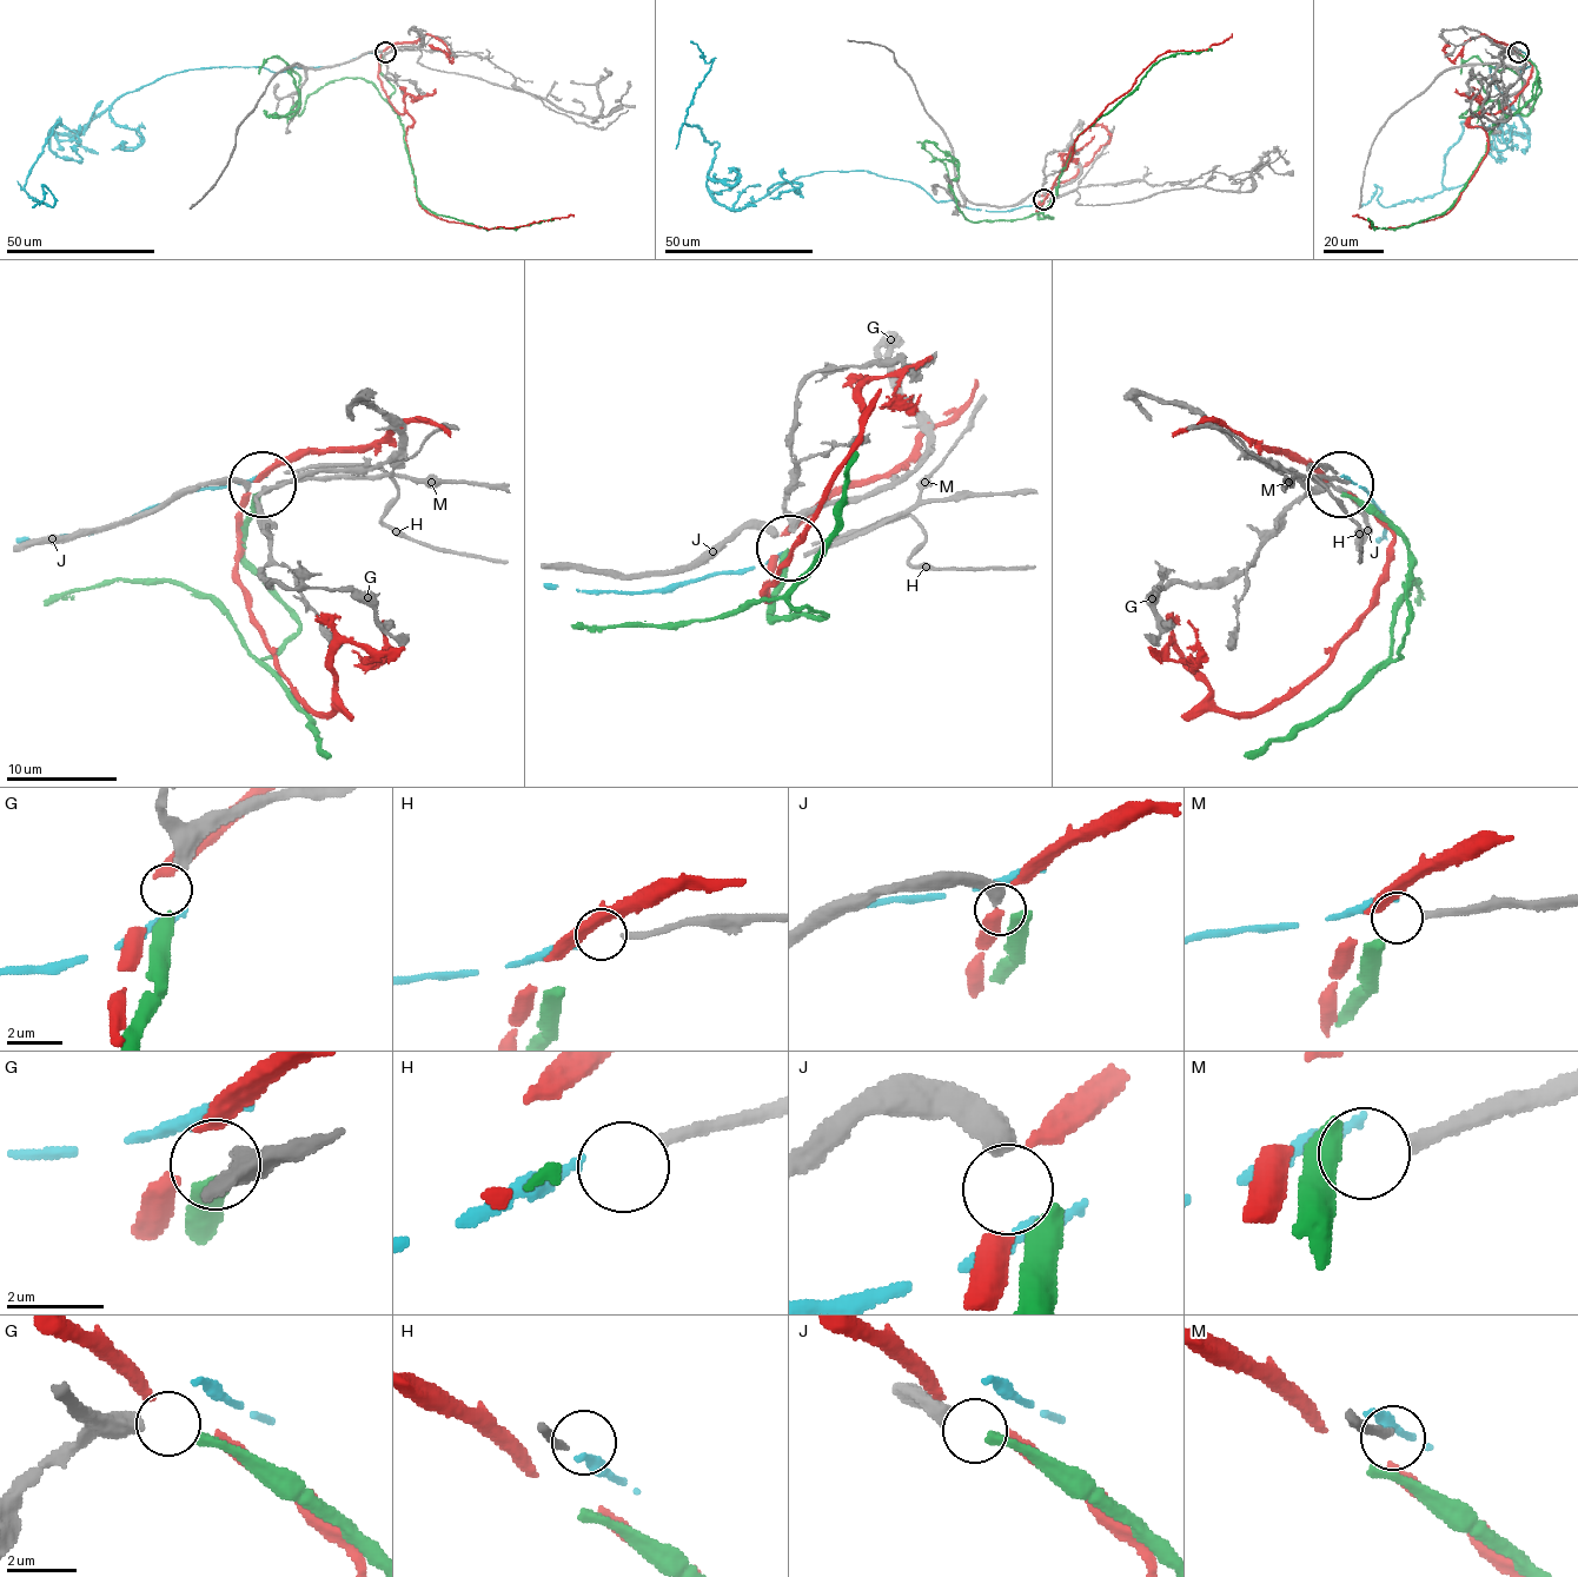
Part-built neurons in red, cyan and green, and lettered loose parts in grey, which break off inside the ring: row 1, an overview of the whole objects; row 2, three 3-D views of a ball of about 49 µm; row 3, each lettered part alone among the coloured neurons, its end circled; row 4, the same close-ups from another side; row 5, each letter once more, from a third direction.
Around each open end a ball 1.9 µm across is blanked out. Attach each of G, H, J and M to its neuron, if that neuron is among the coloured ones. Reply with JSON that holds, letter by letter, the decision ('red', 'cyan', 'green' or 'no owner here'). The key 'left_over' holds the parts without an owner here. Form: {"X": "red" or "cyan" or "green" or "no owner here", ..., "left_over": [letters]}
{"G": "green", "H": "cyan", "J": "no owner here", "M": "no owner here", "left_over": ["J", "M"]}

